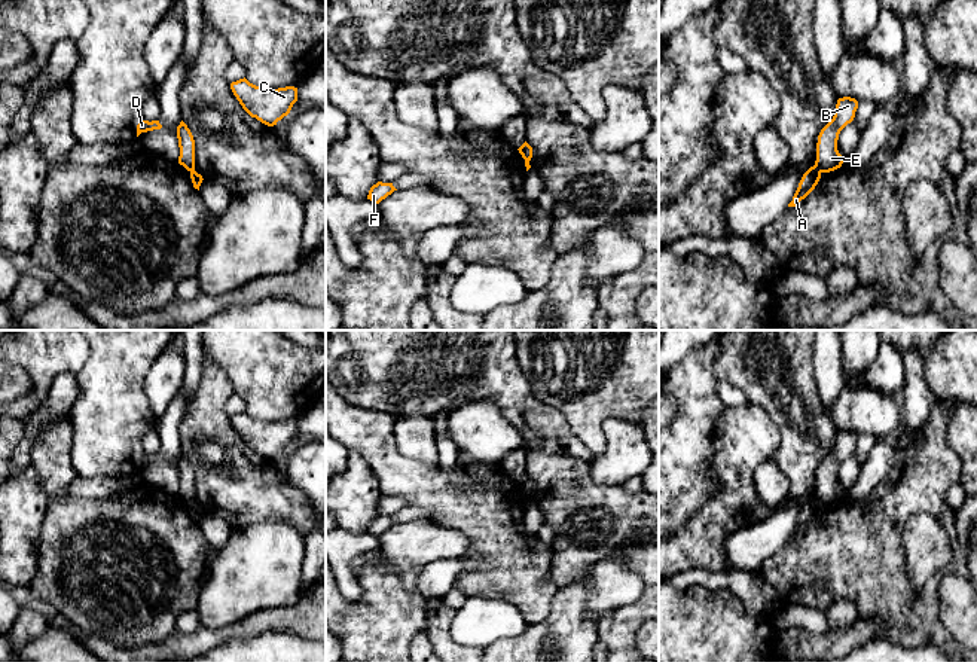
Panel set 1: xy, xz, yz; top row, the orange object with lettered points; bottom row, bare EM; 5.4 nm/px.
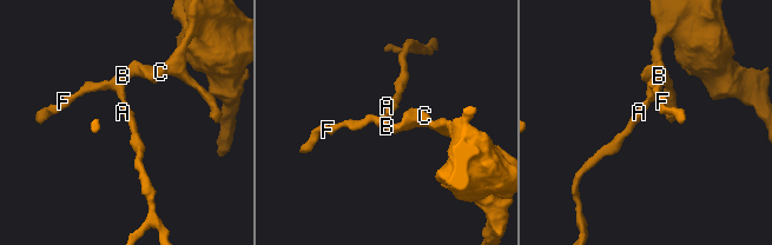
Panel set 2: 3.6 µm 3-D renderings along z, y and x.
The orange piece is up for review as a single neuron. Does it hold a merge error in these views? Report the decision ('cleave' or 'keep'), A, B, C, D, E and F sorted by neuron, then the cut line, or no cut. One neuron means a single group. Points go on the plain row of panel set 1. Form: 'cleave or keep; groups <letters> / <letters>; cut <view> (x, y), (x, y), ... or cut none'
cleave; groups A / B C D E F; cut yz (814, 499), (821, 505)

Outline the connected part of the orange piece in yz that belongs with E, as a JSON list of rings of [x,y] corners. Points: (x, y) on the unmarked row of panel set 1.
[[[851,430],[837,433],[833,452],[821,463],[816,476],[815,500],[821,506],[830,506],[842,500],[845,491],[837,483],[840,464],[854,454],[858,434]]]

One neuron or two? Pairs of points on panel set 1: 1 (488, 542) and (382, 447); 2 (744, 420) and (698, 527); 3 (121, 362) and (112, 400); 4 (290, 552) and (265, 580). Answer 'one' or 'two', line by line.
1: one
2: one
3: one
4: one

